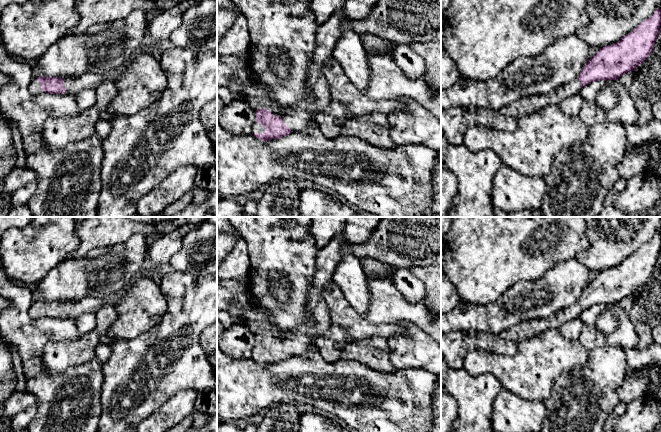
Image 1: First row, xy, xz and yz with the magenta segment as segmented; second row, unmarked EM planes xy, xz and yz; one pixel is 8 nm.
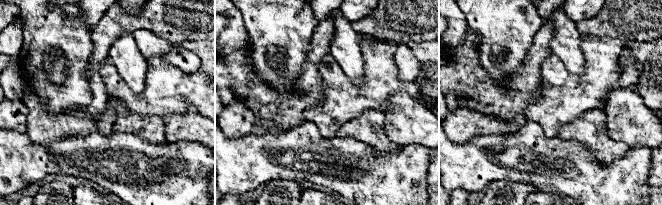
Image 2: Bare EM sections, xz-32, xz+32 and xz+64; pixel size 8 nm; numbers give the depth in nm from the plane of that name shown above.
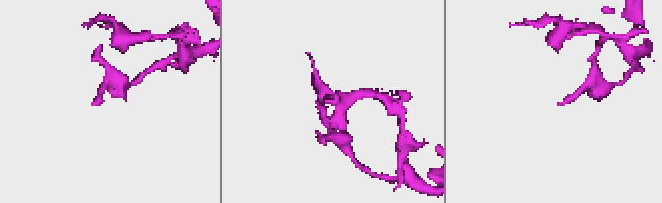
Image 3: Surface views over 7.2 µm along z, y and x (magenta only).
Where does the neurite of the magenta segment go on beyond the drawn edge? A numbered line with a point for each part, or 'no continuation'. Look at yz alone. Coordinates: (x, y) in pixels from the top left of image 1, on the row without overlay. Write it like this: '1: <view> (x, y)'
1: yz (527, 329)

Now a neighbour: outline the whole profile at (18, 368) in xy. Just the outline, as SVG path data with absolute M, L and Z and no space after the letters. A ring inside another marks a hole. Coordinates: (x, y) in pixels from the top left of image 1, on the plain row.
M9 345L8 350L11 354L14 371L17 377L15 392L26 392L26 378L23 373L23 366L22 366L20 355L17 349L13 345Z

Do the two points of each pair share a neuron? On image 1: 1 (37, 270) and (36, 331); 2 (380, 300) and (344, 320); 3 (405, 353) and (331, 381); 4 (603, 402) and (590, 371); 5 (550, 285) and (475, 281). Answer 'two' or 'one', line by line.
1: two
2: one
3: two
4: one
5: two

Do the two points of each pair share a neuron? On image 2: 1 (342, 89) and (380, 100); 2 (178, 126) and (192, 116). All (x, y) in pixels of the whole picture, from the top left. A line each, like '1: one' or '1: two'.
1: one
2: one

